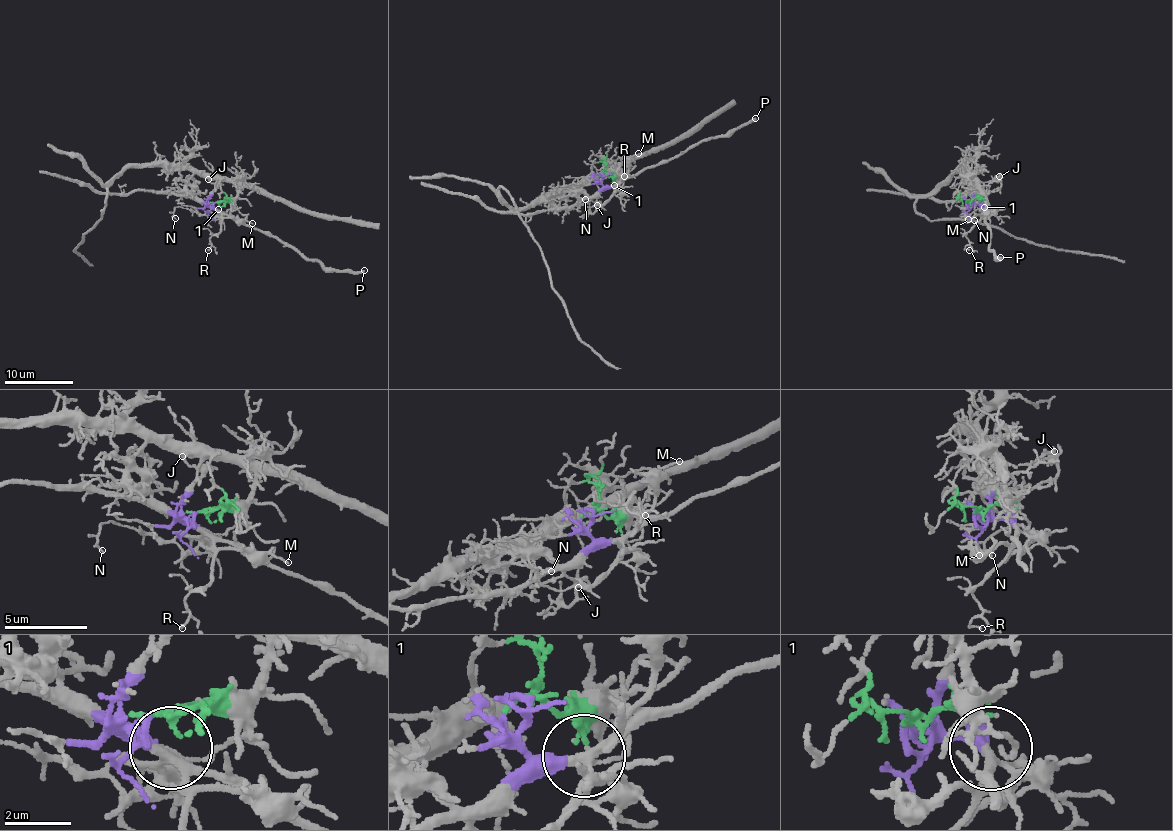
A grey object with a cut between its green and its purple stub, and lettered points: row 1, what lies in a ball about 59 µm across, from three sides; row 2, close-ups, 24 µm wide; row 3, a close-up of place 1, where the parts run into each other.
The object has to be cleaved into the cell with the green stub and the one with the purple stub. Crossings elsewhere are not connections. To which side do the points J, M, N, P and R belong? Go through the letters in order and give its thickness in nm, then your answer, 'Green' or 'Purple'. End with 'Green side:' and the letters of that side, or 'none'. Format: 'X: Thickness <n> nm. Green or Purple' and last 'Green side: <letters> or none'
J: Thickness 140 nm. Purple
M: Thickness 100 nm. Purple
N: Thickness 90 nm. Purple
P: Thickness 320 nm. Purple
R: Thickness 120 nm. Purple
Green side: none

